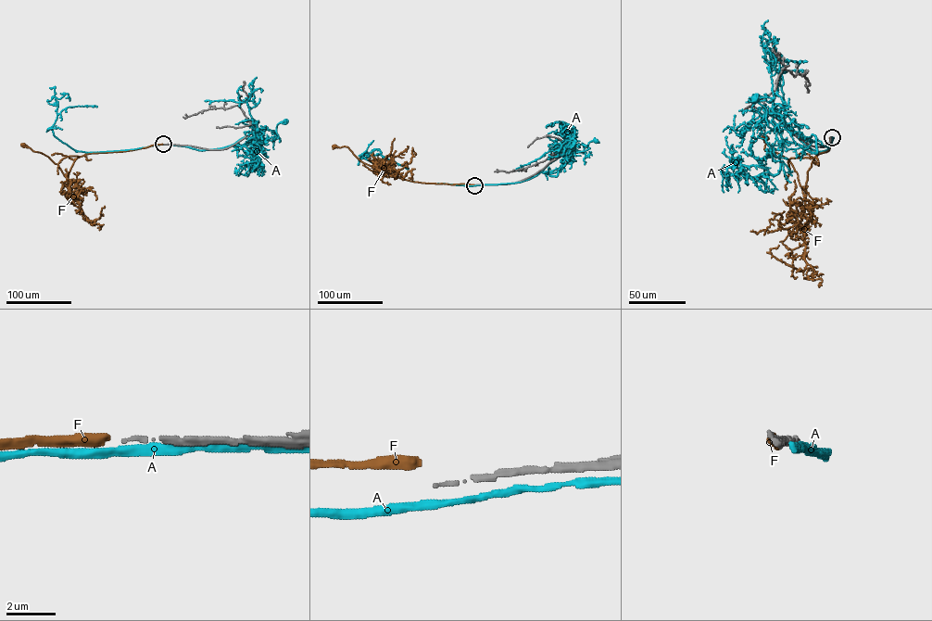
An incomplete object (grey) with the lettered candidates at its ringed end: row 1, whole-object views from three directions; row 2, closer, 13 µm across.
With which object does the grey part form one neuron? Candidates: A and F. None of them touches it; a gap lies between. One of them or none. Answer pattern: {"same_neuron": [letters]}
{"same_neuron": []}

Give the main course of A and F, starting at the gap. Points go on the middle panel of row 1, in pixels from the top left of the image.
A: (474, 185), (521, 182), (543, 171), (556, 176), (566, 156), (586, 150), (588, 143), (596, 141)
F: (473, 184), (407, 180), (361, 161), (346, 146), (334, 146)

